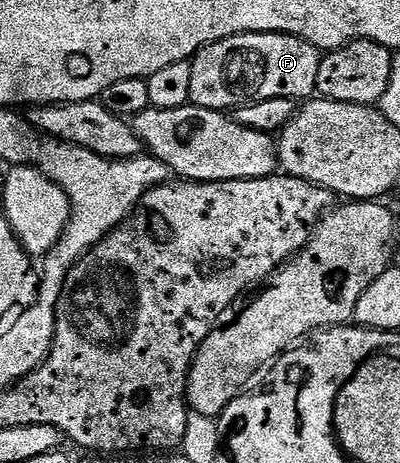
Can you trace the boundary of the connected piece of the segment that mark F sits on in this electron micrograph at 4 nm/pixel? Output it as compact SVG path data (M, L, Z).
M246 32L242 36L230 36L227 40L209 44L193 57L190 104L196 108L234 110L243 104L254 104L257 100L268 98L302 102L315 95L321 61L319 49L313 44L286 32Z

